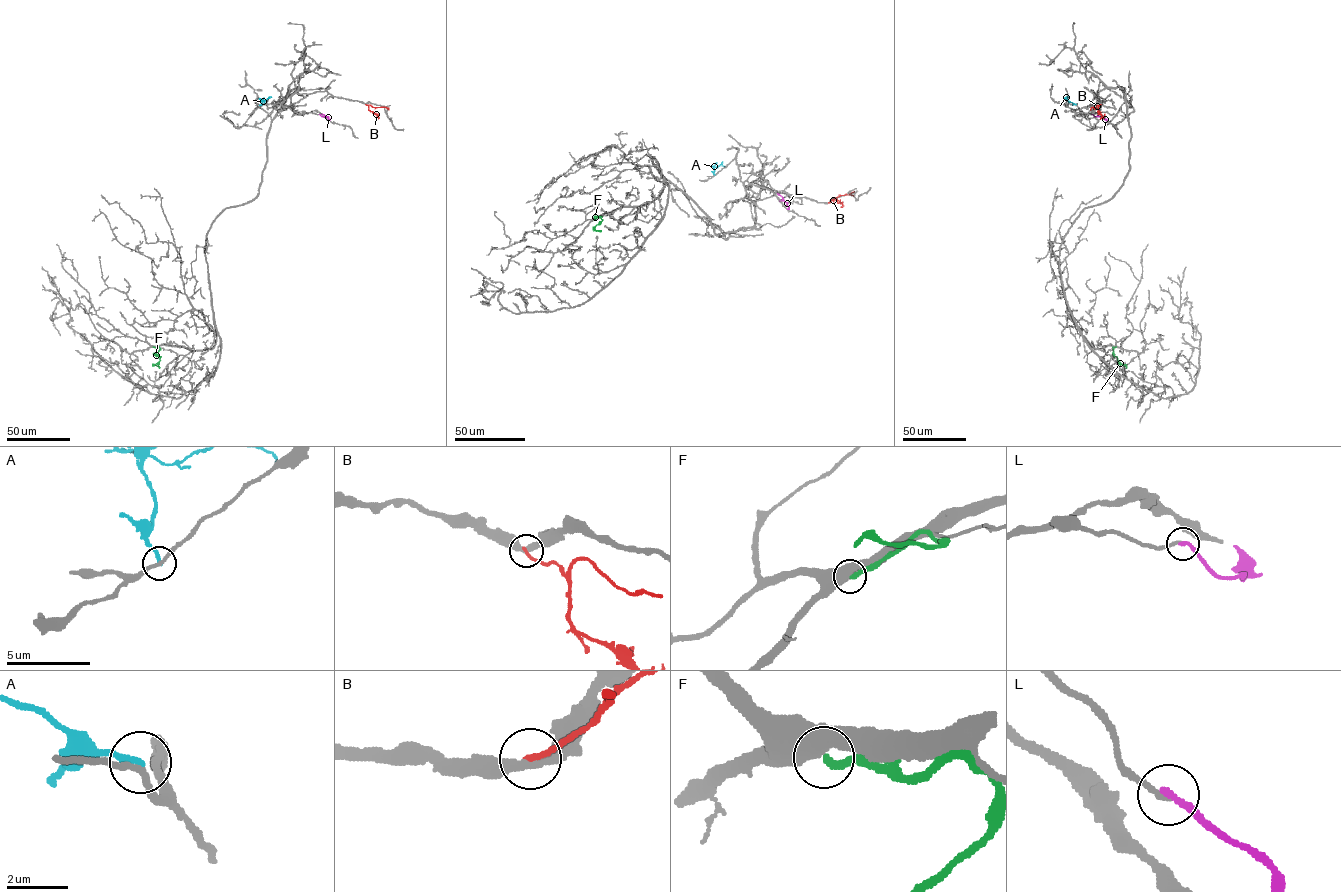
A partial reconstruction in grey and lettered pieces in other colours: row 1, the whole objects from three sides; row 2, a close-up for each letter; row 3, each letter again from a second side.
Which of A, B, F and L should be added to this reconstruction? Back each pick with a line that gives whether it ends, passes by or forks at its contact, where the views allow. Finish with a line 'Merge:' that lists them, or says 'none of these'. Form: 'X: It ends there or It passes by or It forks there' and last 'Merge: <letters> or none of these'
Merge: none of these

